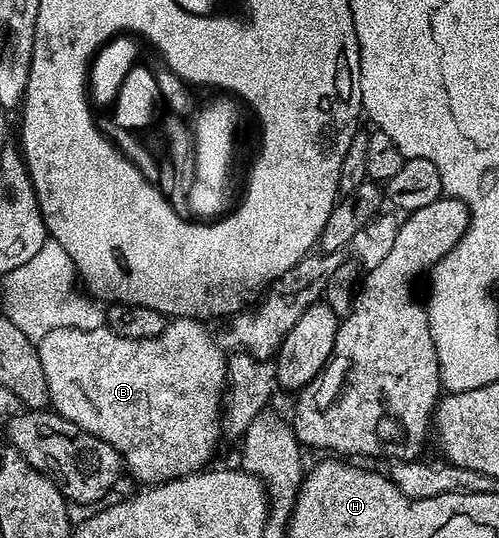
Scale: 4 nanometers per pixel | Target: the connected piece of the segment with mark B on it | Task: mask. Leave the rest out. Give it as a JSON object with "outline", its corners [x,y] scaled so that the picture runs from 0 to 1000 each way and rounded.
{"outline":[[[347,591],[333,600],[329,613],[317,625],[289,625],[287,628],[246,628],[234,625],[220,610],[186,610],[172,617],[158,612],[114,612],[84,623],[74,639],[78,673],[86,673],[86,697],[94,701],[94,725],[104,764],[116,766],[126,777],[150,784],[166,799],[190,807],[206,822],[214,822],[240,844],[248,868],[275,892],[285,892],[291,903],[329,900],[333,892],[355,892],[363,885],[377,885],[401,877],[427,848],[439,816],[439,753],[453,727],[453,675],[455,662],[445,641],[419,626],[419,617],[401,595],[377,591]]]}

